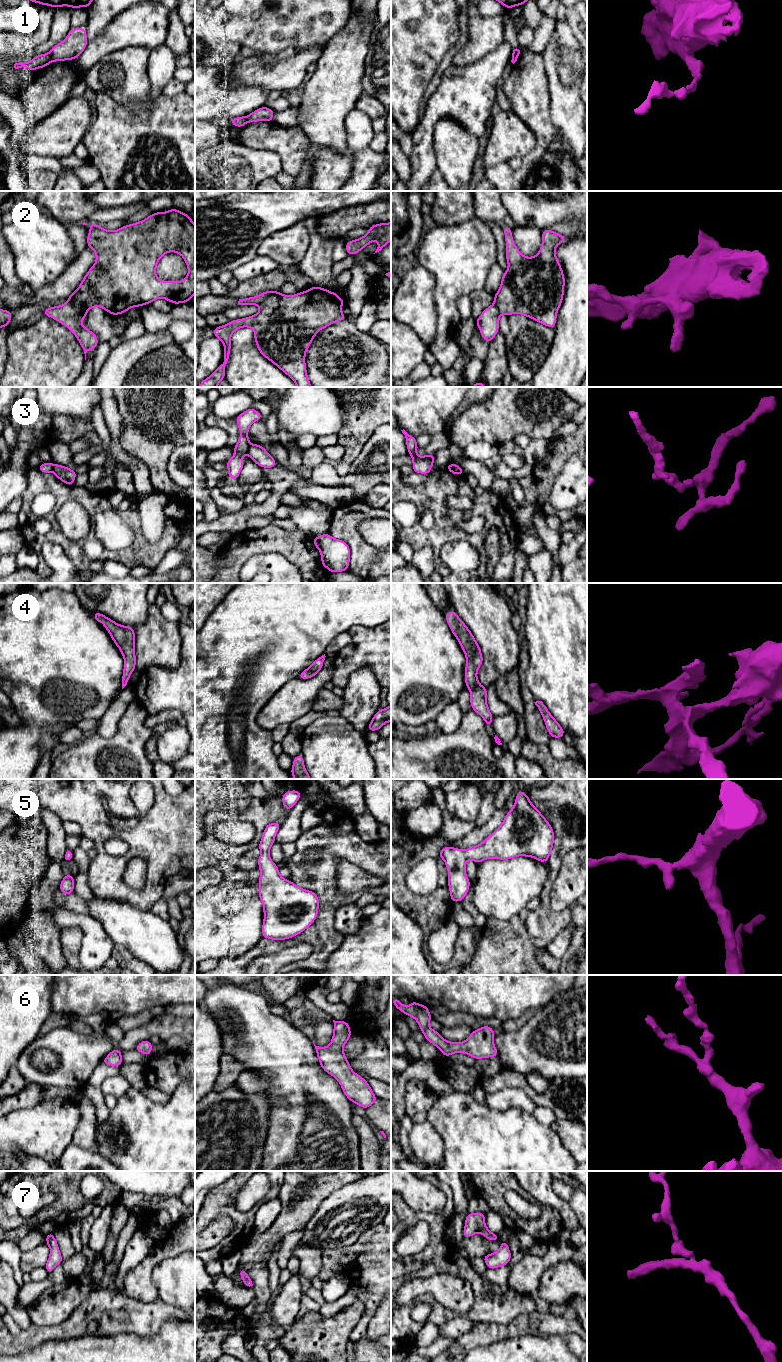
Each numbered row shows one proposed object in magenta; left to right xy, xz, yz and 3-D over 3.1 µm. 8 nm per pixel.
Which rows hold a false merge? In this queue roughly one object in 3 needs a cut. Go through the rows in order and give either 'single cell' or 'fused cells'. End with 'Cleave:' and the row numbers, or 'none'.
1: fused cells
2: fused cells
3: fused cells
4: single cell
5: single cell
6: single cell
7: single cell
Cleave: 1, 2, 3

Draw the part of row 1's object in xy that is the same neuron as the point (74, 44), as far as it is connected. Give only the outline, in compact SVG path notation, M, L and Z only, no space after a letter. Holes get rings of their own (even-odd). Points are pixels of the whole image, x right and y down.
M73 28L66 38L50 49L53 61L75 60L85 50L88 43L86 28Z

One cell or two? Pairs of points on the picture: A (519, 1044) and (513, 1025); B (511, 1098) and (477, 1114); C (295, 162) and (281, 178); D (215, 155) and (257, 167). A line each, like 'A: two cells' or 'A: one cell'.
A: two cells
B: two cells
C: two cells
D: one cell

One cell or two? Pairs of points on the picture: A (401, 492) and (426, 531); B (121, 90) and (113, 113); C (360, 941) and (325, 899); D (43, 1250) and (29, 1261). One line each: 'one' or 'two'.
A: one
B: two
C: two
D: one

